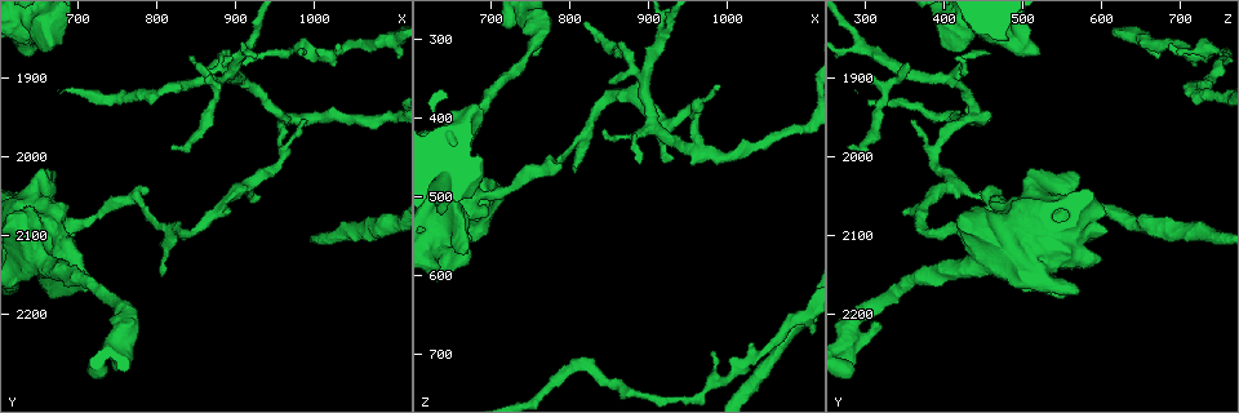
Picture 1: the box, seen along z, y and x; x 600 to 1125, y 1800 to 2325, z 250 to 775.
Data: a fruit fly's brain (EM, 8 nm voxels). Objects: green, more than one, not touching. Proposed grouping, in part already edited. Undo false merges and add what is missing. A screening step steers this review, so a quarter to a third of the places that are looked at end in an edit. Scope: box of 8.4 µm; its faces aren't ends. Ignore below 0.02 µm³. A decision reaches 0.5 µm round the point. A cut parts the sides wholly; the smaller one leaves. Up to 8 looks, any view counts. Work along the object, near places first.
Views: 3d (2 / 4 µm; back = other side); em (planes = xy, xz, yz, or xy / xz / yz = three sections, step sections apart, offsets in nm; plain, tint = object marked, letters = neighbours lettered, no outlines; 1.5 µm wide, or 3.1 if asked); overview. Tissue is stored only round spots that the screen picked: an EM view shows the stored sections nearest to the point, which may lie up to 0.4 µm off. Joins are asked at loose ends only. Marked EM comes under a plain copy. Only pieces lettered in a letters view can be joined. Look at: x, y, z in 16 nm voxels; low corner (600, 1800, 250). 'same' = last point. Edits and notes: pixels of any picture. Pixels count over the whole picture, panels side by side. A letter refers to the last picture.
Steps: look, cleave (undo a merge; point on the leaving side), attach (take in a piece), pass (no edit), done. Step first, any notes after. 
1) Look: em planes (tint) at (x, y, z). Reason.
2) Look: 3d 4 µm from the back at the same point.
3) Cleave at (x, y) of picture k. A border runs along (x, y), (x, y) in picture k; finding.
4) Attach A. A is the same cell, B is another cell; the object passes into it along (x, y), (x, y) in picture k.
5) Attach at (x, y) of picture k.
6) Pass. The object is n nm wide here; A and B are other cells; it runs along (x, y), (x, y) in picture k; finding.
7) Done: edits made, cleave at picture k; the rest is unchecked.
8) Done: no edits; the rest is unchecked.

Look: 3d 4 µm at (890, 1865, 455). Thin end.

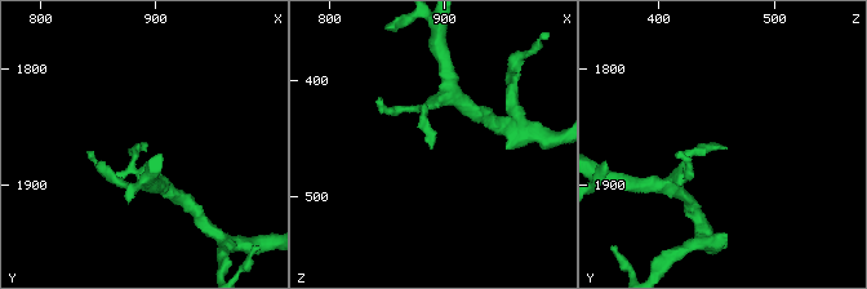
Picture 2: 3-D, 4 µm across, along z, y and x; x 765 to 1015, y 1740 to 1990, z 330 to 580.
Look: em xy step 4 (tint) at (892, 1866, 460). Need the tissue.

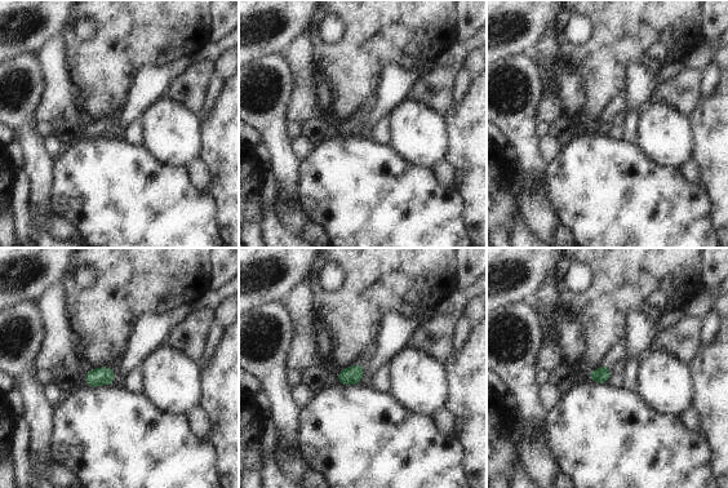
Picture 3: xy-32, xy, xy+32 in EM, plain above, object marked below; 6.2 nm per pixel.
Look: em xz step 4 (letters) at the same point. Cut it another way.

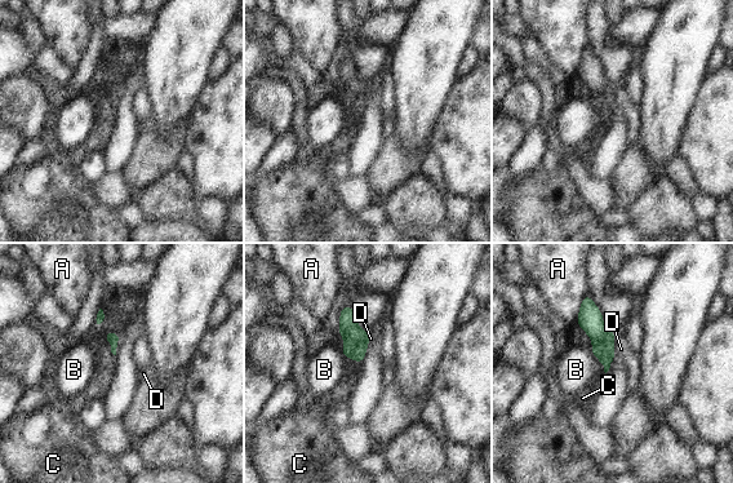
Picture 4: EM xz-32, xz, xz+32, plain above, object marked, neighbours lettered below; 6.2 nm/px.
Pass. The longest contact is with A, 180 nm; A, B, C and D are other cells; a border runs along (105, 329), (103, 337), (114, 355) in picture 4; no lettered piece goes on from it.

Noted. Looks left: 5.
Look: 3d 4 µm at (855, 1880, 355). Free end.

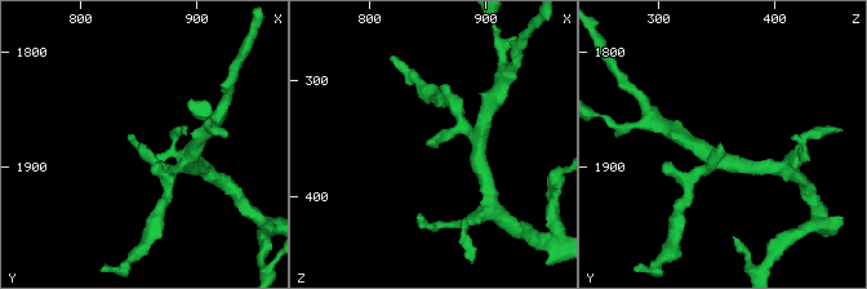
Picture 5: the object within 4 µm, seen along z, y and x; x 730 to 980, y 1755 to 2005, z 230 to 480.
Look: em xy step 8 (letters) at (858, 1882, 356).

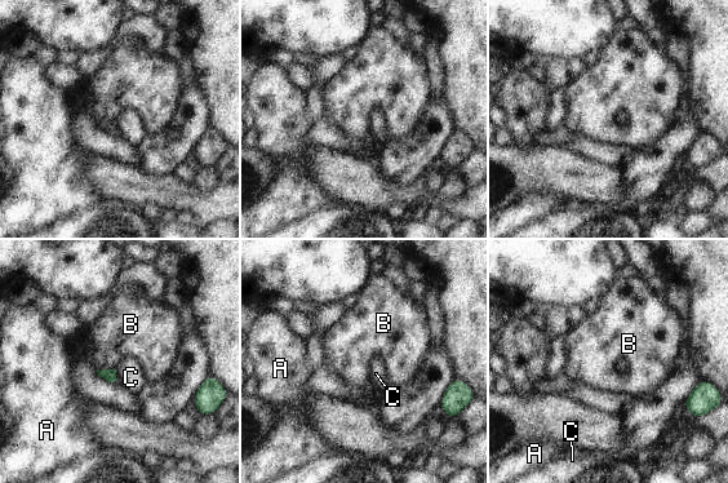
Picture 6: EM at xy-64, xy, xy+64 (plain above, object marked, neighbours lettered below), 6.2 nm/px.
Look: em planes (letters) at the same point.

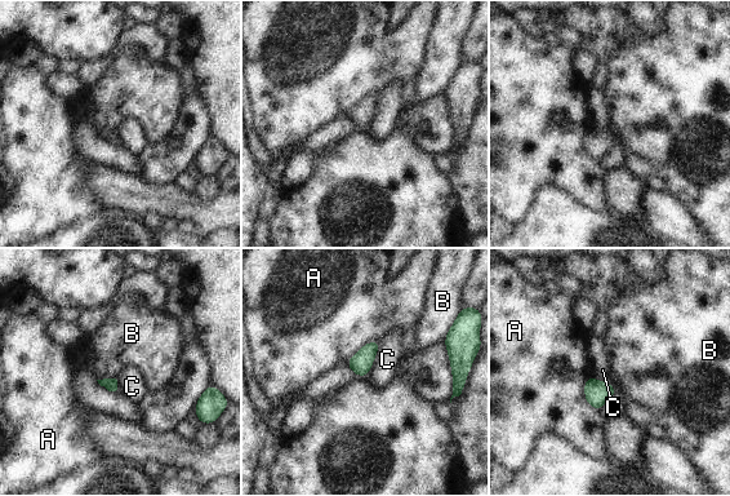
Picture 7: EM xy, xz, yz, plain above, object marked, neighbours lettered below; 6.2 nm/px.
Pass. The longest contact is with A, 240 nm; A, B and C are other cells; none of them fits.

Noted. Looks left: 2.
Done: no edits; the rest is unchecked.

